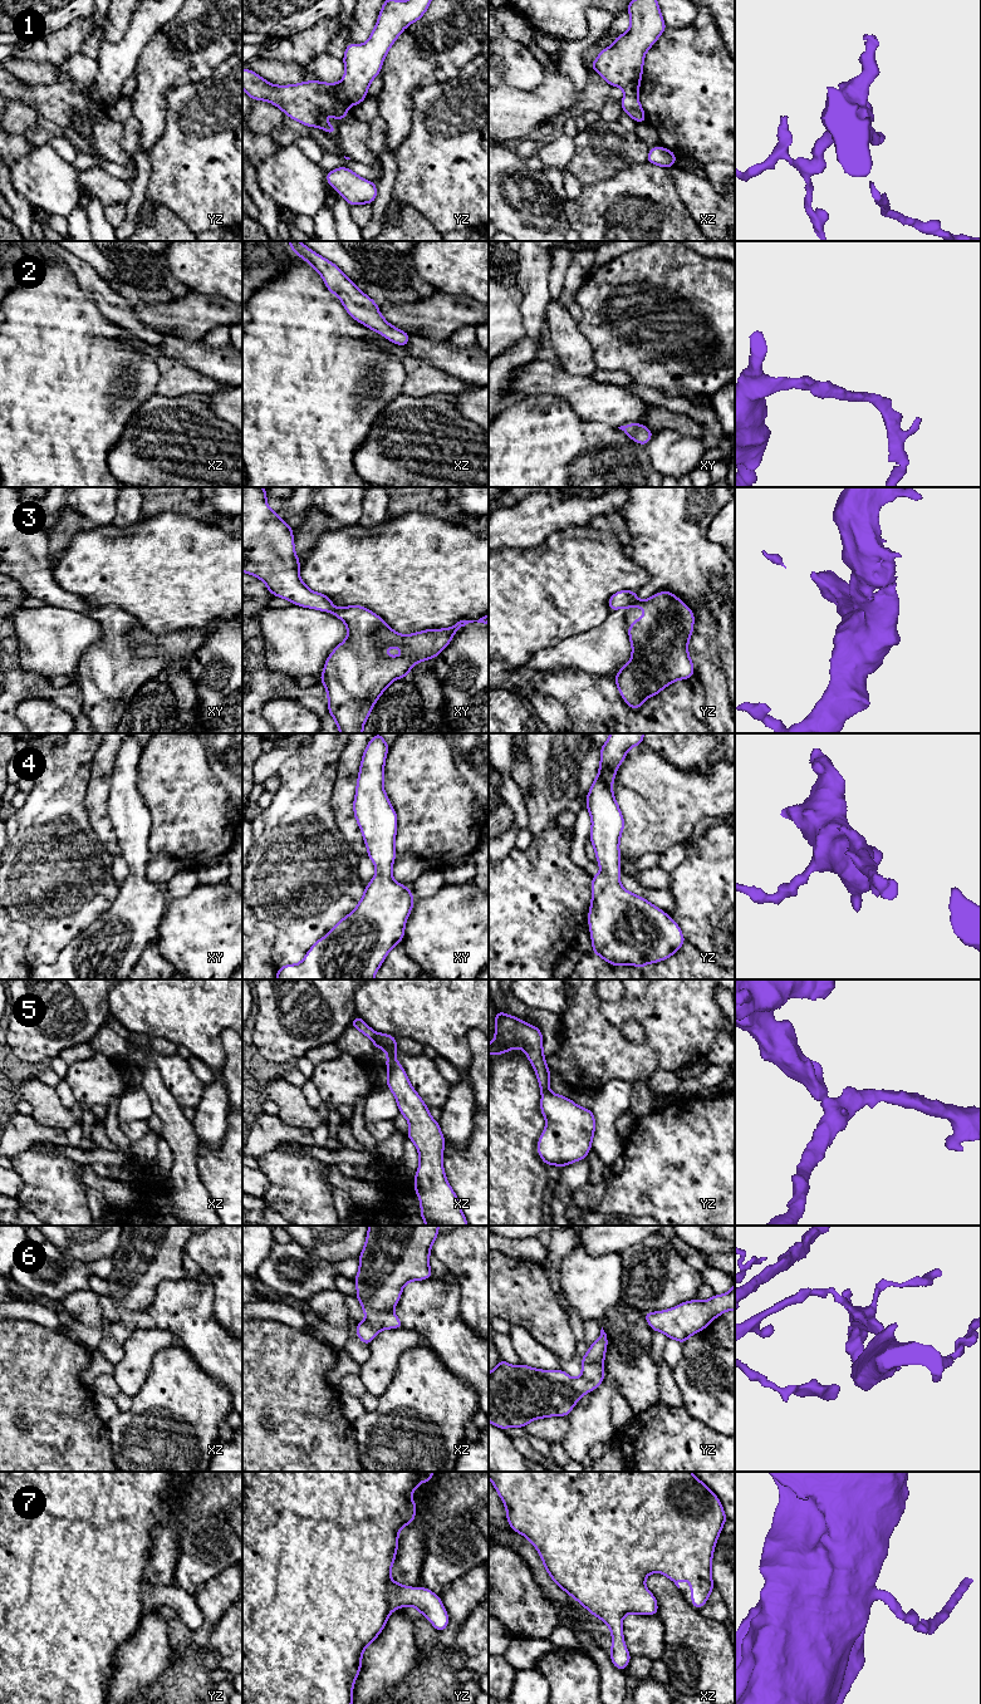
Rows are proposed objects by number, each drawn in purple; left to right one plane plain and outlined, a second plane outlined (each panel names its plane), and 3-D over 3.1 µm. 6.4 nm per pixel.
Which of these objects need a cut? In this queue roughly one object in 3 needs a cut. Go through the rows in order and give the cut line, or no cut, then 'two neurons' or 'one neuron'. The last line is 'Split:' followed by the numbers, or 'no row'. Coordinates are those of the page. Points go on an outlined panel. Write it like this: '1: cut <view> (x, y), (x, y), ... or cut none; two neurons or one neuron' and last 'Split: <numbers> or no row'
1: cut none; one neuron
2: cut none; one neuron
3: cut none; one neuron
4: cut none; one neuron
5: cut xz (377, 1032), (372, 1039); two neurons
6: cut none; one neuron
7: cut none; one neuron
Split: 5

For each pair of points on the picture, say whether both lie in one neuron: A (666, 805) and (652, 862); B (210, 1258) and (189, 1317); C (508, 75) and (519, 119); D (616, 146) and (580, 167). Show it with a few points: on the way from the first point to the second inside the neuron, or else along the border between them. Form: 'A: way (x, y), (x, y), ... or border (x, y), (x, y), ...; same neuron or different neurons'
A: border (660, 853), (644, 853), (636, 860); different neurons
B: border (204, 1271), (212, 1285), (212, 1300); different neurons
C: border (540, 86), (533, 91), (501, 87); different neurons
D: way (607, 148), (589, 165); same neuron

